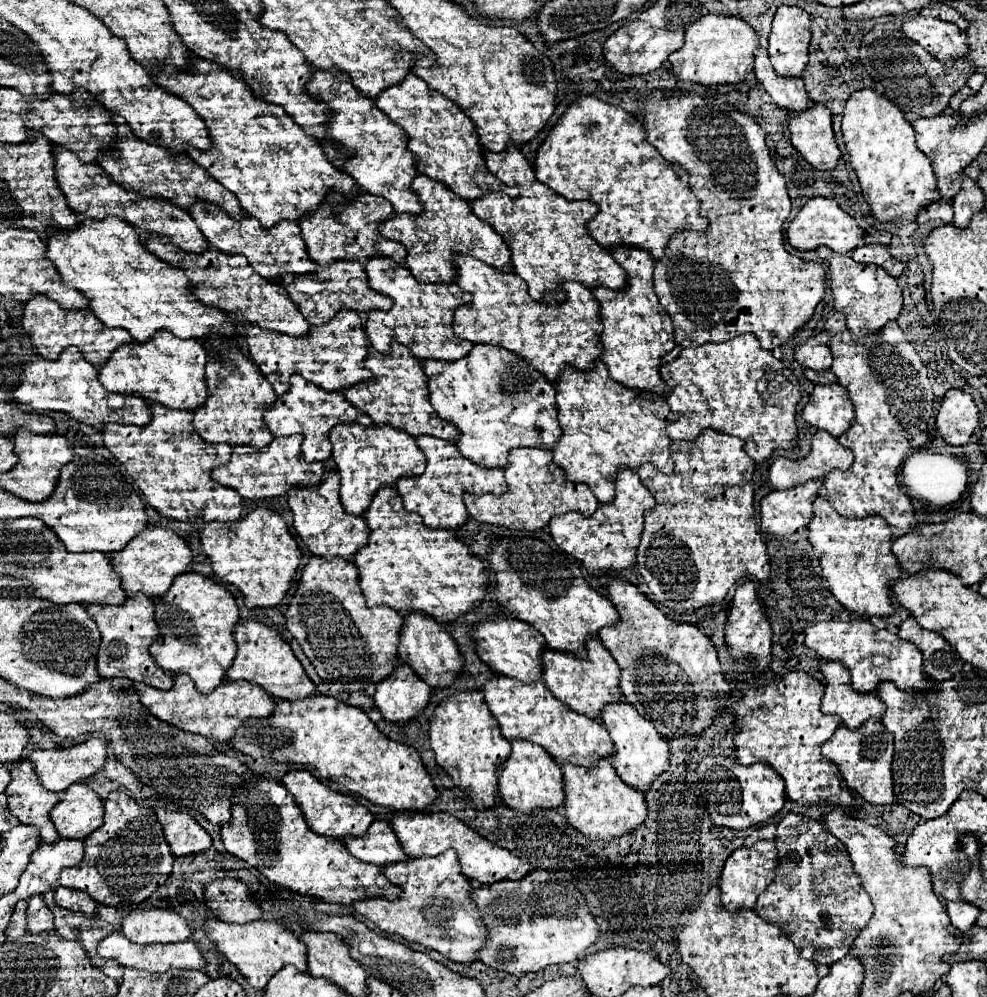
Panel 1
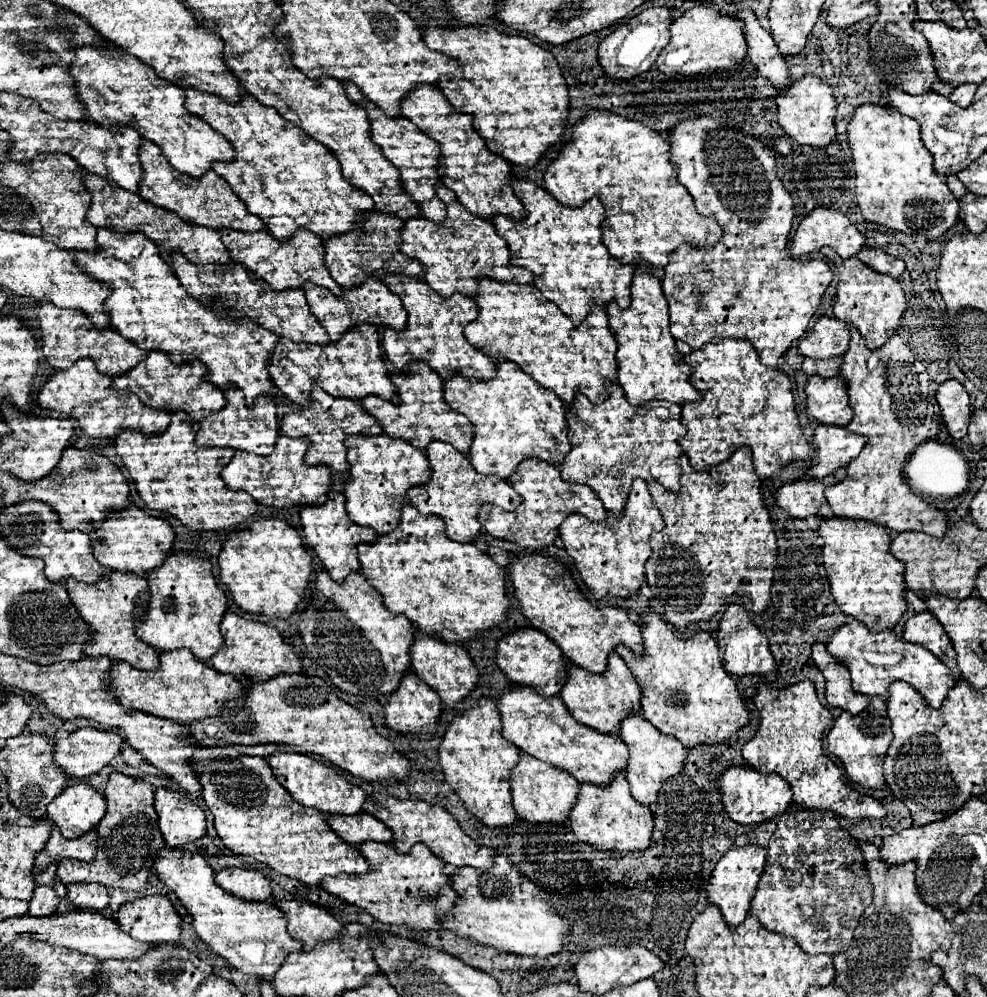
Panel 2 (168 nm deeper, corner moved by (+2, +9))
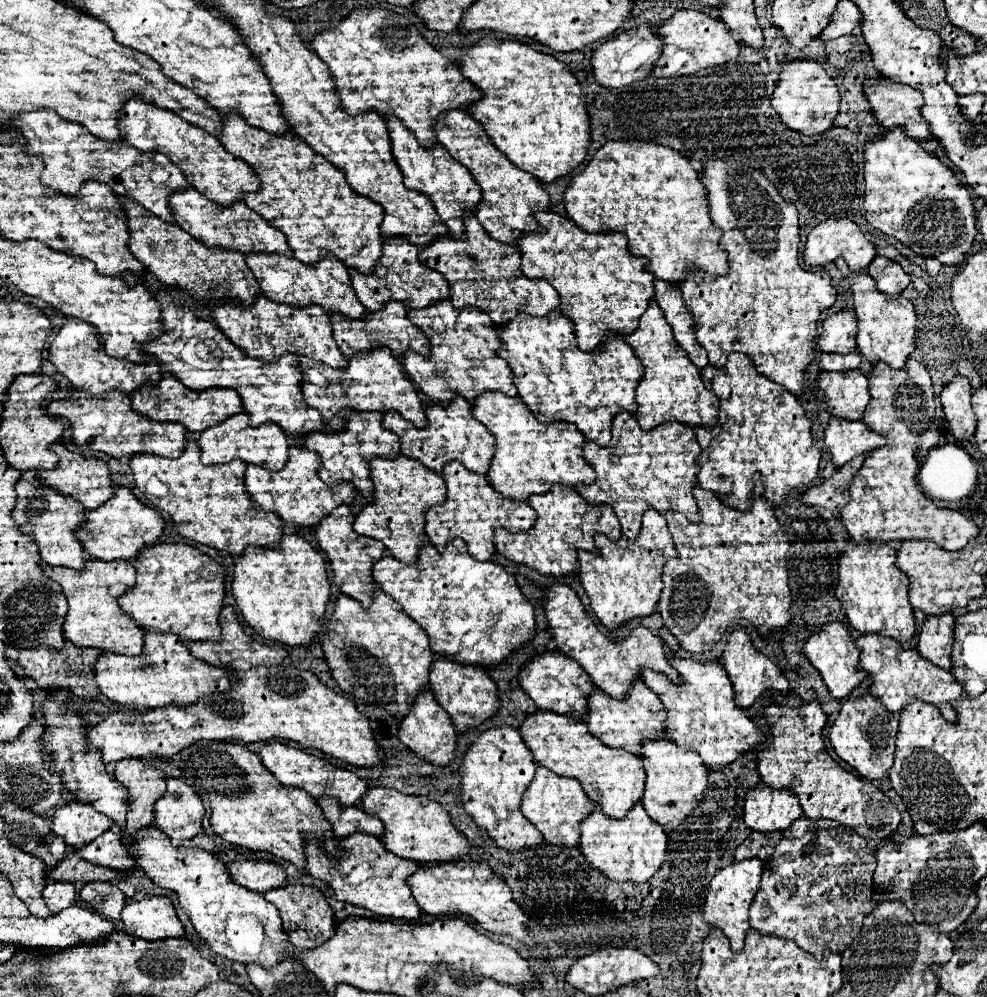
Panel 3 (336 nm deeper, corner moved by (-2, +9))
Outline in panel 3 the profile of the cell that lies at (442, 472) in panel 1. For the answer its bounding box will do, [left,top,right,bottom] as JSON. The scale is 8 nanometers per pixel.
[425,460,537,560]

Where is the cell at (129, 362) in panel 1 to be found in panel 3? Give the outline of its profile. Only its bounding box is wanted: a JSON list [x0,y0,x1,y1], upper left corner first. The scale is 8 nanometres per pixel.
[131,372,243,432]

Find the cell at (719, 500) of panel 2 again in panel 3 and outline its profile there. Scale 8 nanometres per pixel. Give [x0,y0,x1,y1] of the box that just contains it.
[657,473,791,654]

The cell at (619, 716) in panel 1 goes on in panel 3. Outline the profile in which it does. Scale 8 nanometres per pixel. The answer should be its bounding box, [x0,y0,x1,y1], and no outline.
[641,740,707,828]

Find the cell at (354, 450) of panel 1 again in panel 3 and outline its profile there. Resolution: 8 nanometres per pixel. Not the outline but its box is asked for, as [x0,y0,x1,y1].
[353,454,445,564]

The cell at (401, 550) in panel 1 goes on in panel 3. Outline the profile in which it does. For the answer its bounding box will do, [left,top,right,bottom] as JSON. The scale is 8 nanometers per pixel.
[373,538,535,666]

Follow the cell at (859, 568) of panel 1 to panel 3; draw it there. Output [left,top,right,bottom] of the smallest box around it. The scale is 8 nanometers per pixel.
[835,540,915,642]

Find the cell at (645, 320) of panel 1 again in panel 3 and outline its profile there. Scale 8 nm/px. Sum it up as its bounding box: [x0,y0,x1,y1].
[623,302,719,430]

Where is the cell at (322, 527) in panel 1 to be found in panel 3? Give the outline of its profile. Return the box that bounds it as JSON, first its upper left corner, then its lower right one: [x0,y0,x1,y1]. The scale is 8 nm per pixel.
[315,504,385,606]

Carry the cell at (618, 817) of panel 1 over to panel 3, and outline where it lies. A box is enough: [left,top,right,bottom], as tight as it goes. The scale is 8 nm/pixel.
[579,802,667,882]

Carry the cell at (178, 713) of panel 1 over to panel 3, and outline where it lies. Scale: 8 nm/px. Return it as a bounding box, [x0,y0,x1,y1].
[95,634,231,710]

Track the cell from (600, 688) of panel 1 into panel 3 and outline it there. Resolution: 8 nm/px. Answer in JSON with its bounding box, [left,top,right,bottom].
[585,678,665,754]

